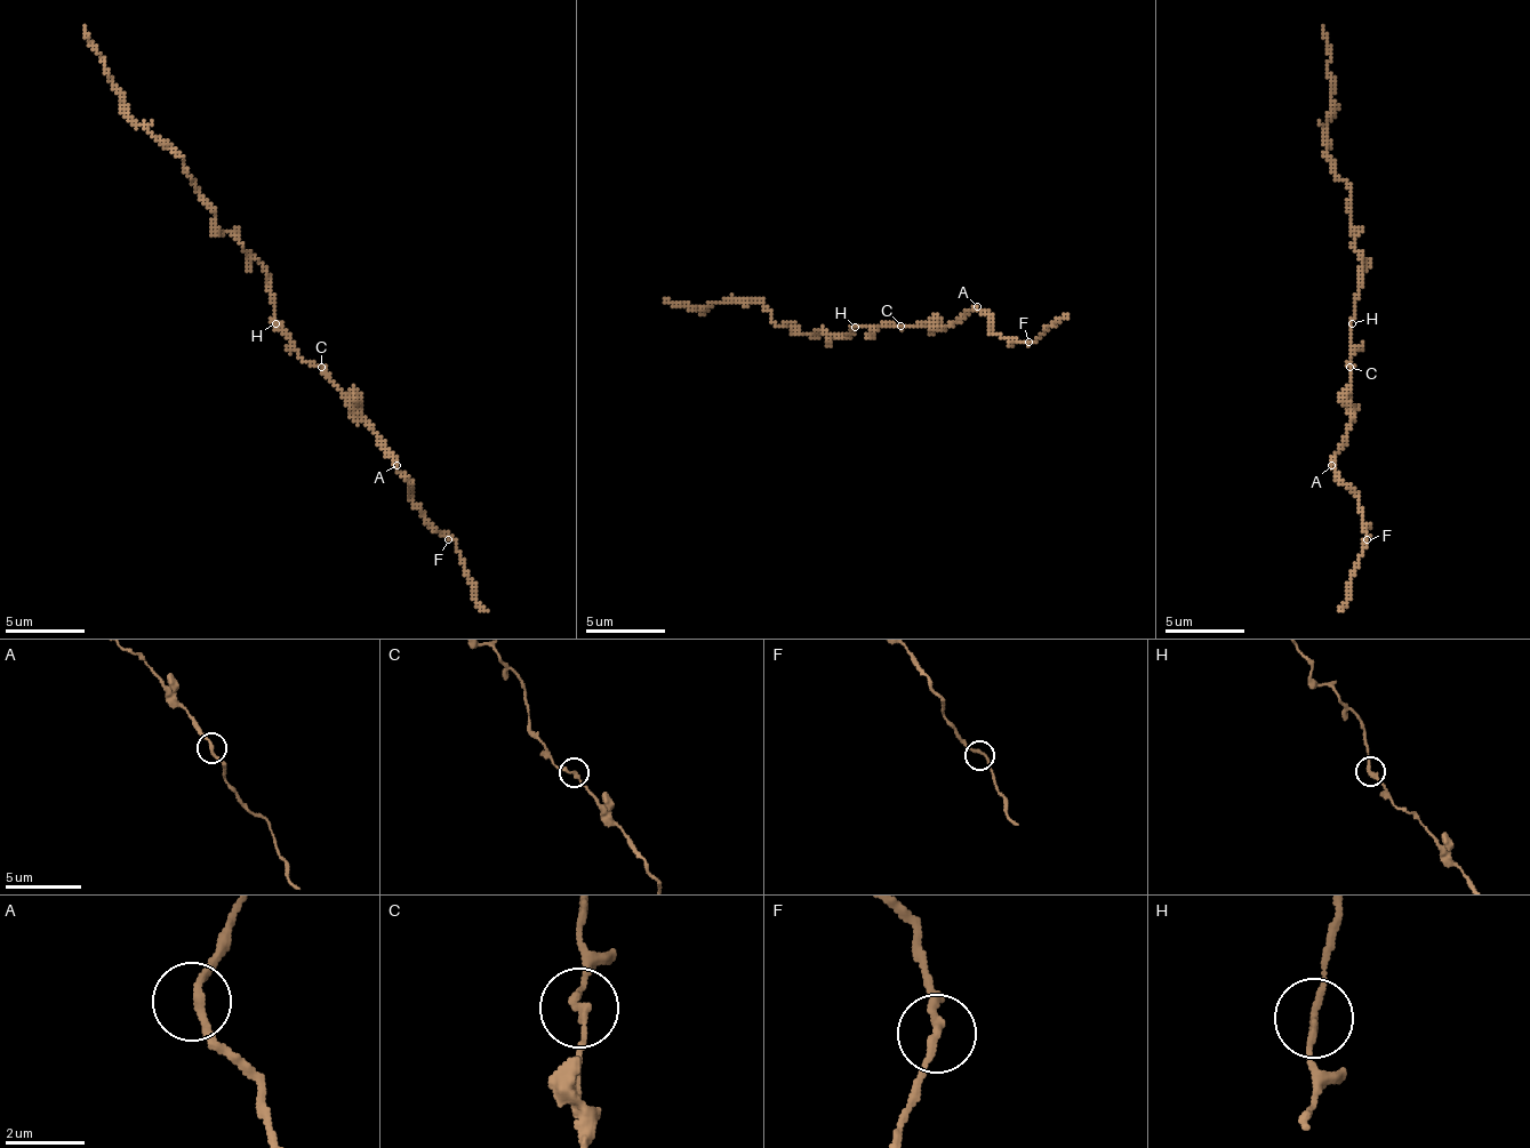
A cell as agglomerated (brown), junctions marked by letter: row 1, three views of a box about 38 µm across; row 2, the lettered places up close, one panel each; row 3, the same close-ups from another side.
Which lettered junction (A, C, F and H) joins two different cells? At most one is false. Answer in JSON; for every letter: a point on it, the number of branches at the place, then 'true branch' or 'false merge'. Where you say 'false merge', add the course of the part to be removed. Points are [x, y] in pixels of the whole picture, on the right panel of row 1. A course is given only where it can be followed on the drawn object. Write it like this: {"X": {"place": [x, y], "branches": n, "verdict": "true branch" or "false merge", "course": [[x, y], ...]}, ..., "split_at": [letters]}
{"A": {"place": [1331, 465], "branches": 2, "verdict": "true branch"}, "C": {"place": [1350, 367], "branches": 2, "verdict": "true branch"}, "F": {"place": [1367, 539], "branches": 2, "verdict": "true branch"}, "H": {"place": [1352, 323], "branches": 2, "verdict": "true branch"}, "split_at": []}

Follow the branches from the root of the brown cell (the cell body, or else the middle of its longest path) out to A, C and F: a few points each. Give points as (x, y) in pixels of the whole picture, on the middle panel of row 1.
A: (858, 327), (950, 327), (977, 306)
C: (858, 327), (902, 327)
F: (858, 327), (950, 327), (969, 311), (980, 311), (988, 319), (988, 330), (993, 334), (1028, 342)

